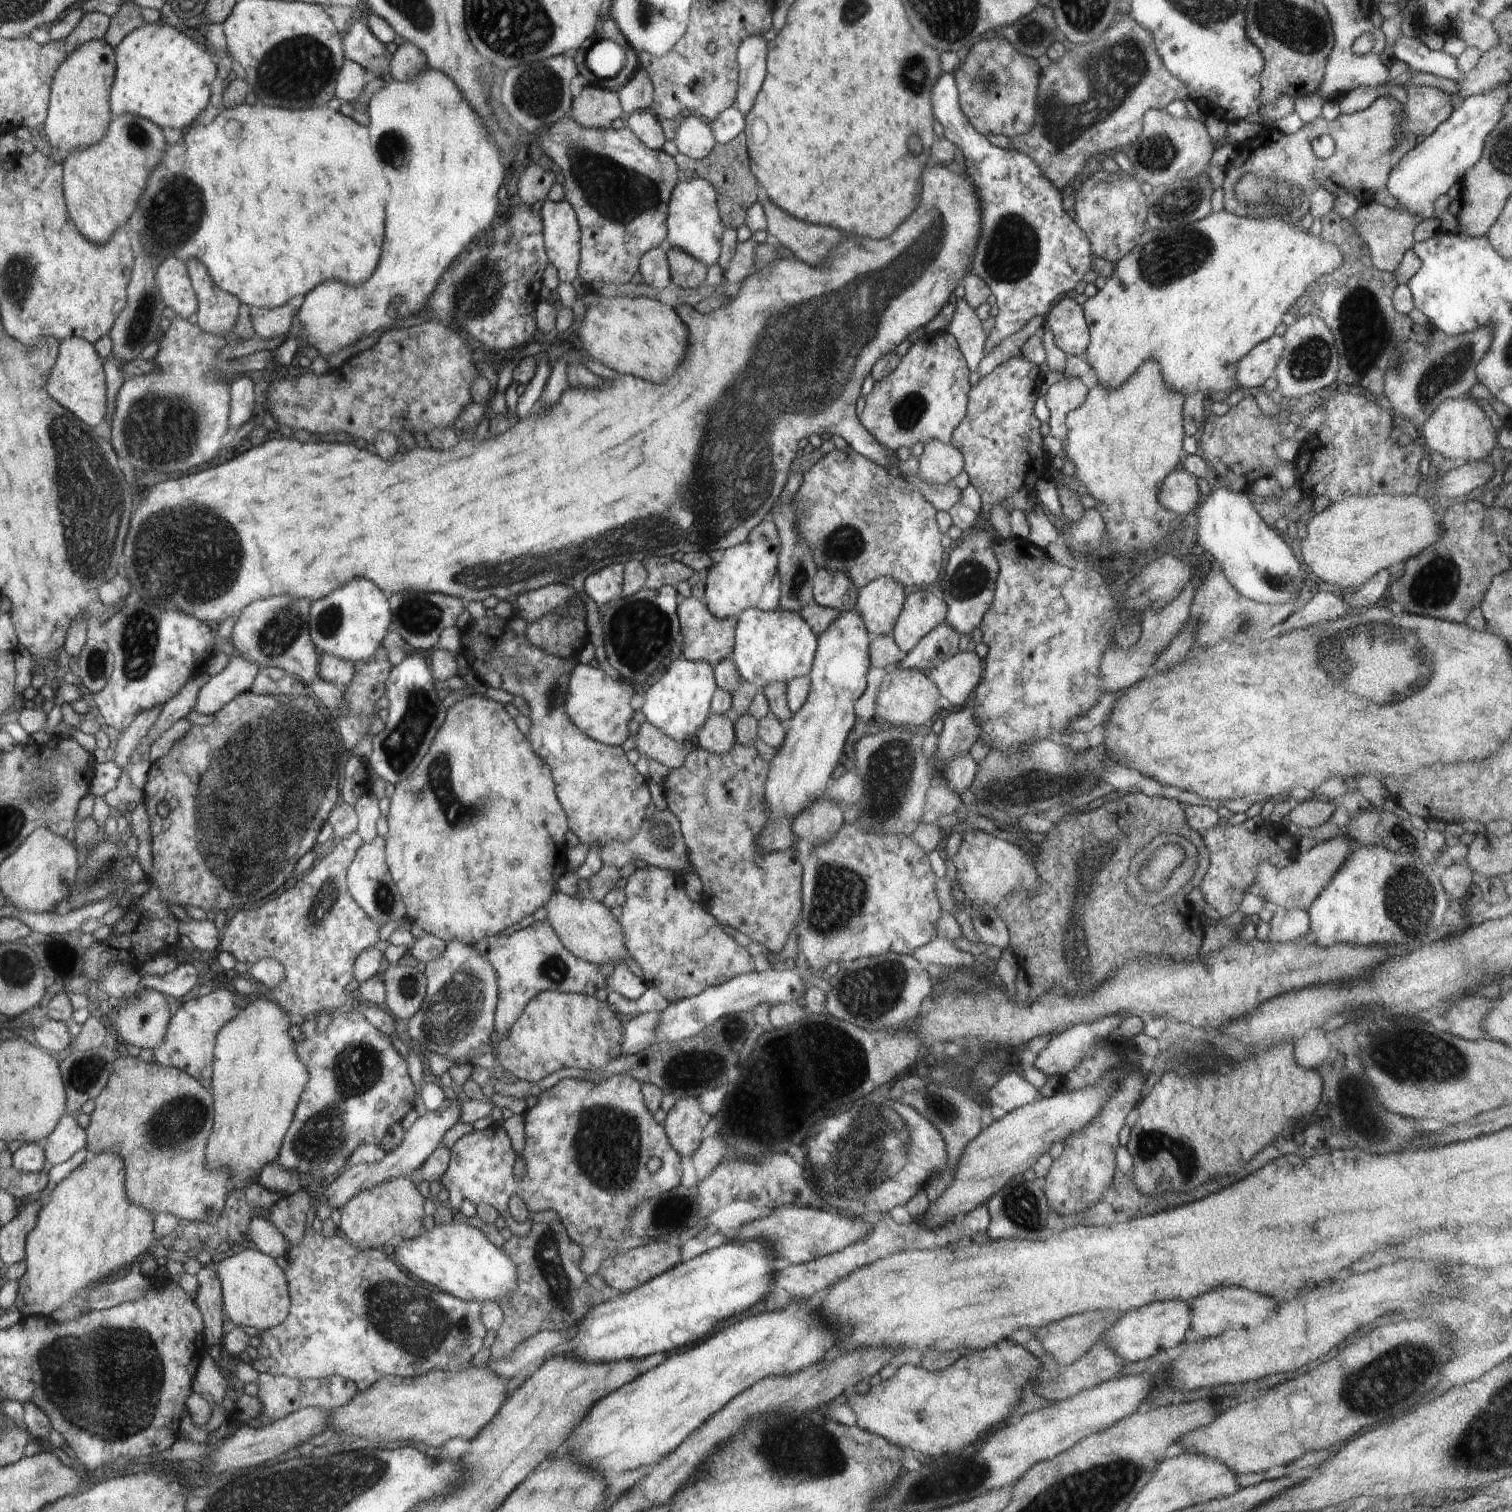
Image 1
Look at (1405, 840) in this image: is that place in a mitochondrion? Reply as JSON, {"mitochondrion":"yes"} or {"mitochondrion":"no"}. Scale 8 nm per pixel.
{"mitochondrion":"yes"}

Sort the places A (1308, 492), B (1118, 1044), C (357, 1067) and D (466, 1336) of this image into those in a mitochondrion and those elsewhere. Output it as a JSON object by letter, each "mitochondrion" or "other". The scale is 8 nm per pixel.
{"A":"other","B":"other","C":"mitochondrion","D":"mitochondrion"}

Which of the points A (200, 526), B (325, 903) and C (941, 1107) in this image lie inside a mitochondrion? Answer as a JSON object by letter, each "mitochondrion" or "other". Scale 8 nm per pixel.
{"A":"mitochondrion","B":"mitochondrion","C":"mitochondrion"}

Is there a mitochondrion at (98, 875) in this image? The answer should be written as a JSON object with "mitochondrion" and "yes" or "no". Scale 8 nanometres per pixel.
{"mitochondrion":"yes"}

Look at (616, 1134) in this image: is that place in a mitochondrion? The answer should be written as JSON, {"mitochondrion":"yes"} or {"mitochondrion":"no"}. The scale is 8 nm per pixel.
{"mitochondrion":"yes"}

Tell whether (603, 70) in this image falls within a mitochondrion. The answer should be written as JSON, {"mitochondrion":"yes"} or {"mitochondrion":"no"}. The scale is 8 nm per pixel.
{"mitochondrion":"no"}

